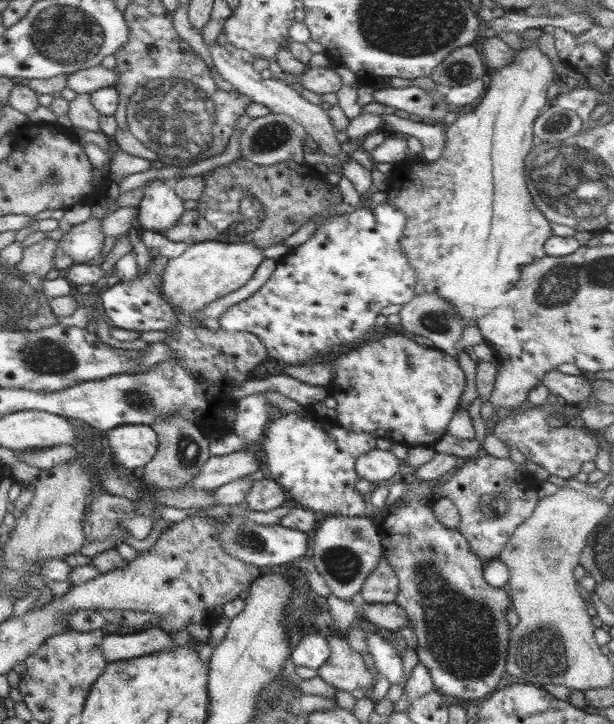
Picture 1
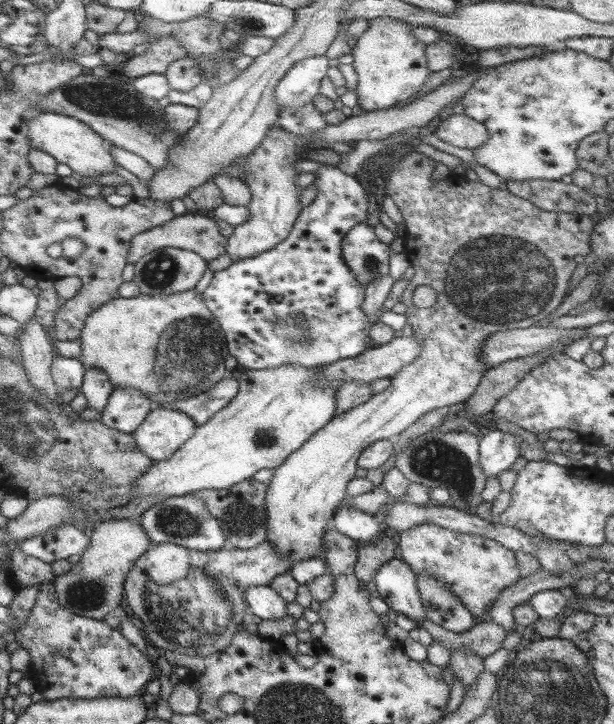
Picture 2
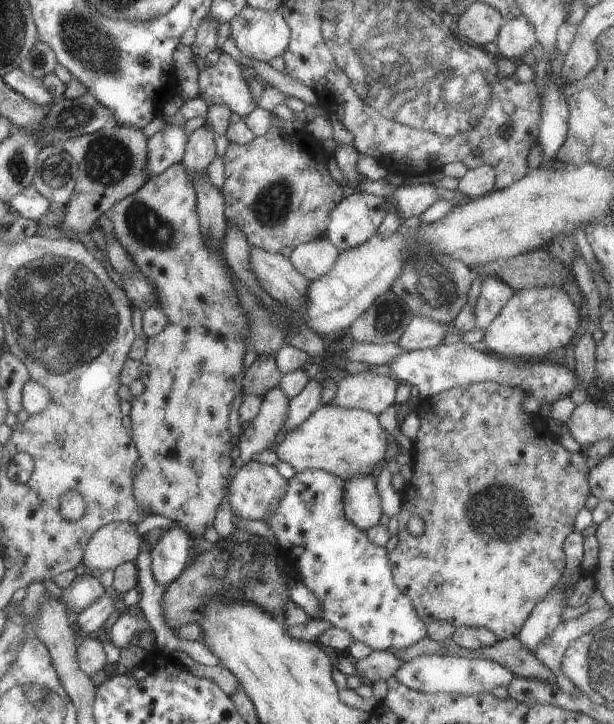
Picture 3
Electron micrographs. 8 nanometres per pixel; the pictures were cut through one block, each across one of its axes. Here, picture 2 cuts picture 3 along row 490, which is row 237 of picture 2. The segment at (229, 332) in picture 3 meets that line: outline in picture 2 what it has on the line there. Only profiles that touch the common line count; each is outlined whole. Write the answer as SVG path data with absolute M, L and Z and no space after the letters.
M185 212L182 215L174 216L171 220L164 222L161 226L156 226L135 234L129 241L126 263L134 264L145 254L169 246L178 250L189 250L197 254L205 262L215 260L225 253L226 238L217 231L214 219L207 217L205 213Z

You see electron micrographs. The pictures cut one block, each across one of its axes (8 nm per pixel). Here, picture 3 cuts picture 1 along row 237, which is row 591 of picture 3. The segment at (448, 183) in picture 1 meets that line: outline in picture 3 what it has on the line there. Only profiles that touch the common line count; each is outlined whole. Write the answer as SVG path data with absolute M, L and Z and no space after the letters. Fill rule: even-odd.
M481 381L467 386L456 386L442 390L433 396L420 399L415 404L416 417L419 427L415 437L411 440L408 450L412 458L410 469L411 478L405 482L400 496L400 509L396 514L398 521L397 543L388 552L388 560L393 576L393 584L411 601L415 614L428 625L434 619L444 620L453 628L475 627L485 628L493 632L497 638L507 639L519 632L521 625L533 609L533 606L553 588L559 580L565 566L563 543L565 537L573 530L573 522L577 512L583 508L587 496L590 495L587 484L587 472L590 467L585 461L582 451L570 453L559 445L555 436L547 429L546 421L539 414L527 413L521 410L521 400L529 394L521 388L509 388L497 385L496 382ZM413 516L421 518L423 532L418 536L411 536L407 531L407 522Z

